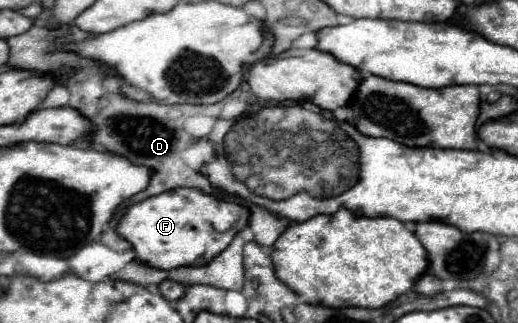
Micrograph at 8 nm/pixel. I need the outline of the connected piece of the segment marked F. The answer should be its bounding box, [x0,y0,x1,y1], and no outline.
[118,187,248,269]

